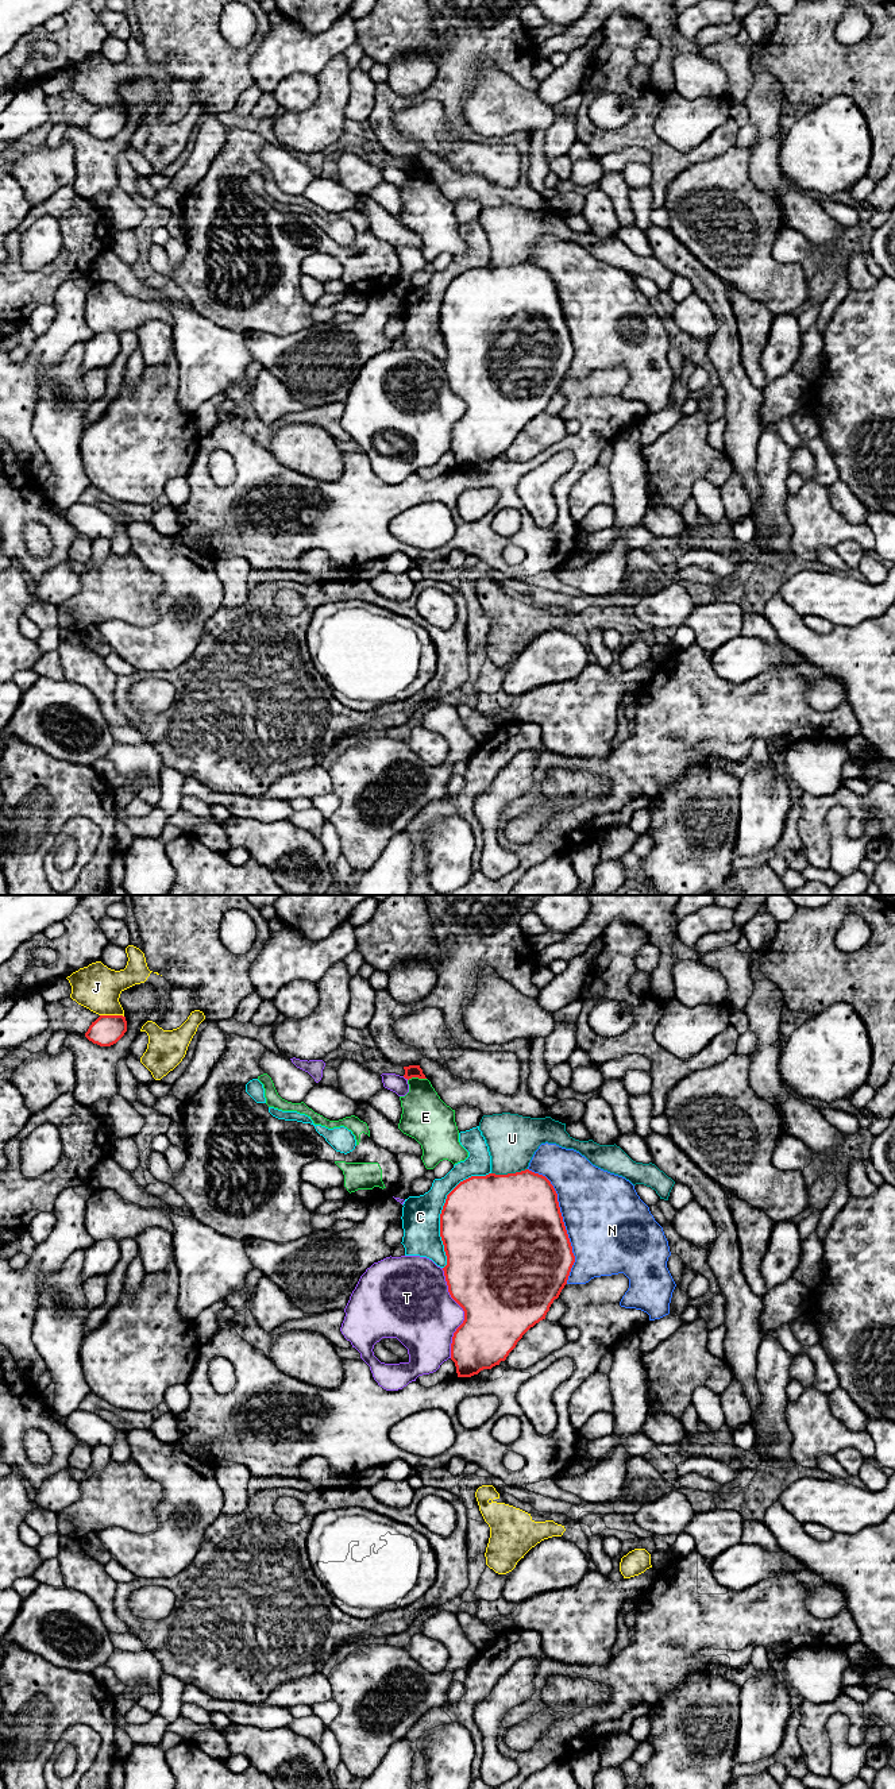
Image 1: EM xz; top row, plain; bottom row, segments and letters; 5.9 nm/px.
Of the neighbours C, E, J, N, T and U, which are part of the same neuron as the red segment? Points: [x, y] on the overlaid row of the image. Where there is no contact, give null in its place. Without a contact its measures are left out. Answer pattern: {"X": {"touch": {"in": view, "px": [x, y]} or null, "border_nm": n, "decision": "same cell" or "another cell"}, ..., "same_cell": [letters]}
{"C": {"touch": {"in": "xz", "px": [442, 1210]}, "border_nm": 650, "decision": "another cell"}, "E": {"touch": {"in": "xz", "px": [416, 1076]}, "border_nm": 110, "decision": "another cell"}, "J": {"touch": {"in": "xz", "px": [112, 1016]}, "border_nm": 140, "decision": "another cell"}, "N": {"touch": {"in": "xz", "px": [563, 1222]}, "border_nm": 750, "decision": "another cell"}, "T": {"touch": {"in": "xz", "px": [465, 1313]}, "border_nm": 550, "decision": "another cell"}, "U": {"touch": {"in": "xz", "px": [509, 1173]}, "border_nm": 220, "decision": "another cell"}, "same_cell": []}

